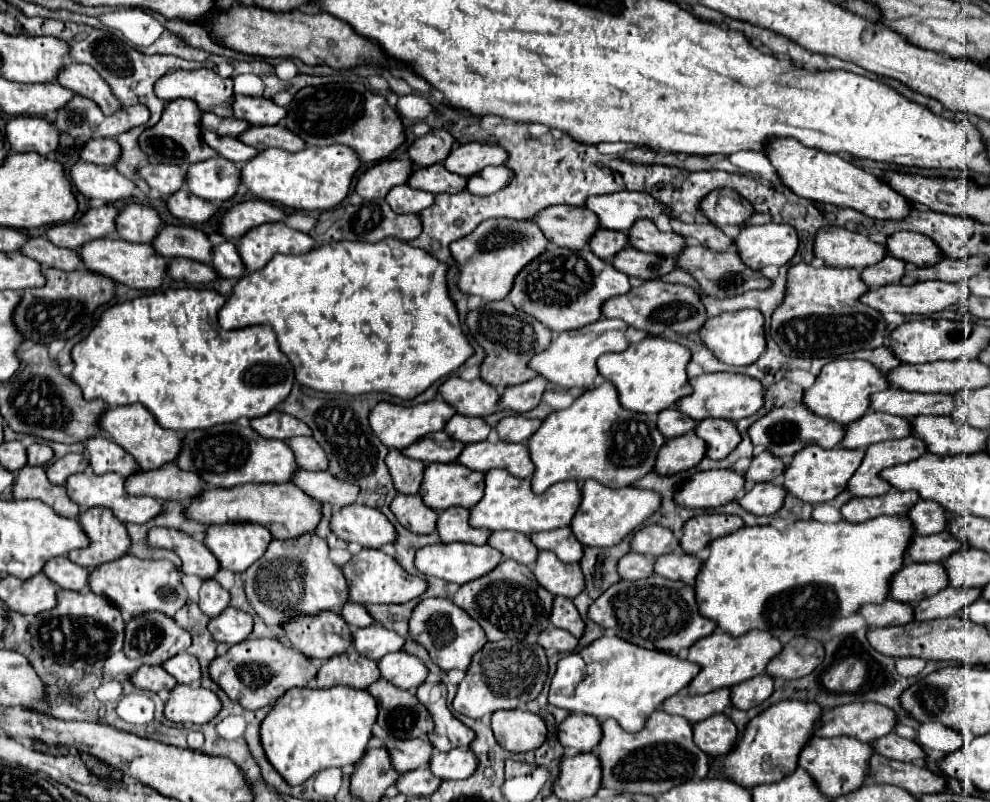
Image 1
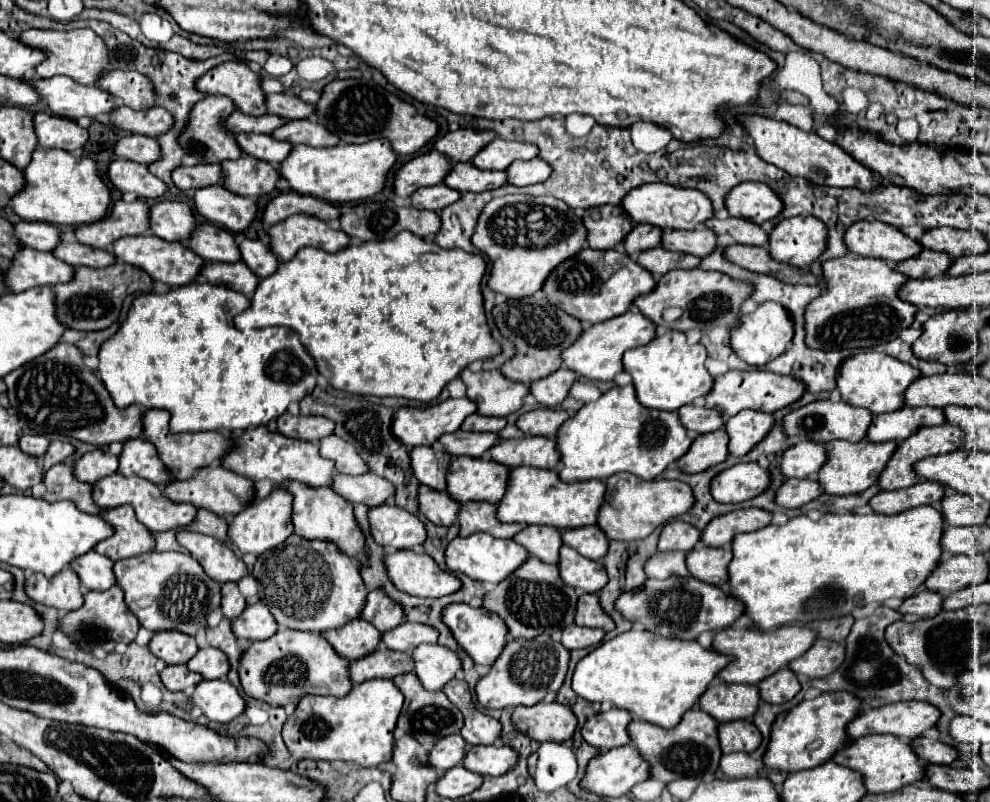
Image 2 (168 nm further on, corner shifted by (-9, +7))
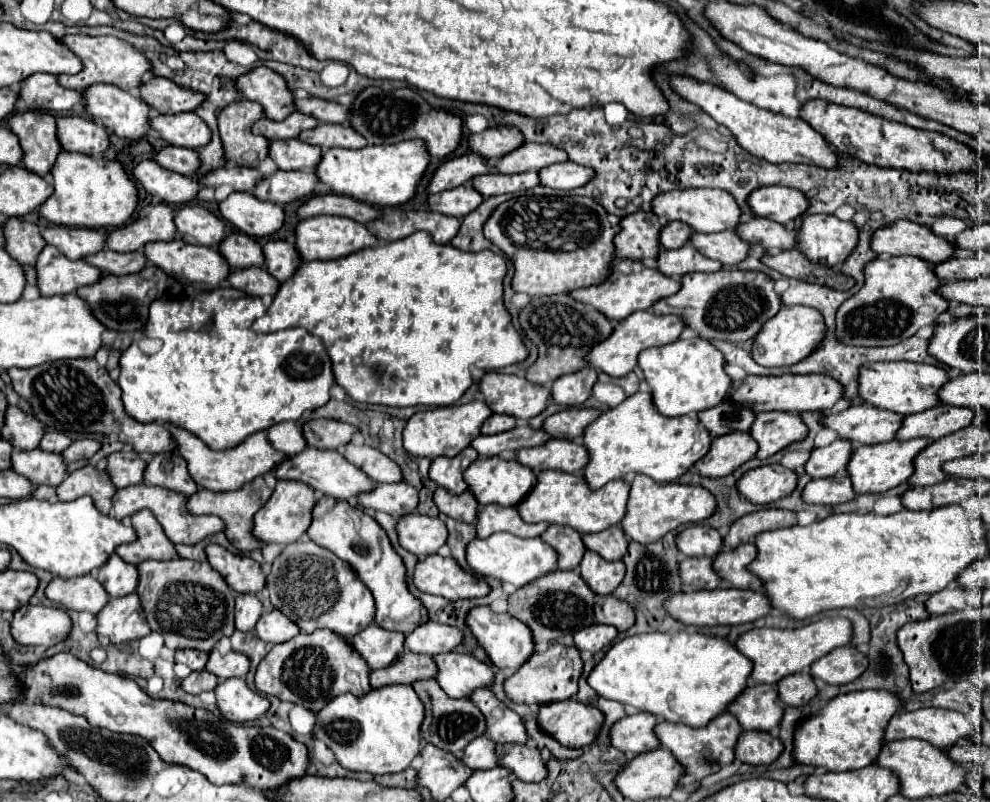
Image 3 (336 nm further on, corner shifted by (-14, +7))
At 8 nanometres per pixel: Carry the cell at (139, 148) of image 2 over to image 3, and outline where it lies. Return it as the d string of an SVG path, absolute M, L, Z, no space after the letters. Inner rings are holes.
M164 146L154 154L154 162L158 166L164 166L166 170L178 172L178 174L194 174L200 166L198 154L190 148L180 146Z

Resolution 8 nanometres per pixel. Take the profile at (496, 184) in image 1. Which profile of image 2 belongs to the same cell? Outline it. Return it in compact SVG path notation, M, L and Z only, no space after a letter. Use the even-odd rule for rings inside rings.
M533 158L529 162L517 160L505 172L509 174L509 184L515 184L515 186L545 182L551 176L551 170L549 170L547 162L541 160L541 158Z

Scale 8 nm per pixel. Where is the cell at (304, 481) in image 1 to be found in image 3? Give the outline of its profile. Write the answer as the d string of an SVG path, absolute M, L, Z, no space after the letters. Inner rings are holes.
M406 482L396 484L376 484L374 490L356 496L356 502L364 508L388 512L394 518L410 514L418 504L416 490Z

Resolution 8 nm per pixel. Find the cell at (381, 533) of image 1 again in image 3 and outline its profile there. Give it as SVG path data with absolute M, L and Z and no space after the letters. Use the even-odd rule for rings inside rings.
M412 512L398 518L396 534L400 546L422 560L430 554L436 554L436 550L446 544L448 530L442 520Z

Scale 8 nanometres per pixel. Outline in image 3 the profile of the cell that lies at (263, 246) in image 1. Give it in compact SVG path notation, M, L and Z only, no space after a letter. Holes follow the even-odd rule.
M314 216L296 224L296 250L302 260L336 260L358 252L368 246L376 246L378 240L366 230L364 224L358 224L348 218L330 218L330 216Z

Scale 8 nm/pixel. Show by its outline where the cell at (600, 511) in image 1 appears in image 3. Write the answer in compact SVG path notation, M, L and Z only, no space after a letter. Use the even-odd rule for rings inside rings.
M636 474L636 478L630 484L626 516L622 518L620 526L630 540L650 544L682 524L700 522L708 518L712 512L714 512L714 496L706 492L702 486L690 486L690 484L678 484L678 482L658 484L648 476Z

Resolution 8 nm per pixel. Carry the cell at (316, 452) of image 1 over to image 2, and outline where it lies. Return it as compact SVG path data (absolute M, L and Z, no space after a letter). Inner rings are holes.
M335 434L319 440L319 448L321 448L323 458L329 458L329 460L337 462L335 466L337 466L337 472L341 472L341 474L359 476L359 474L369 472L369 466L365 466L365 462L357 454L355 446L345 442L343 438L337 438Z

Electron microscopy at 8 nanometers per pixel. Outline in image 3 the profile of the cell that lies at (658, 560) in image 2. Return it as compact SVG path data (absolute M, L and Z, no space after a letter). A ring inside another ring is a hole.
M684 558L678 566L678 576L690 590L714 590L720 586L720 578L712 570L712 558Z

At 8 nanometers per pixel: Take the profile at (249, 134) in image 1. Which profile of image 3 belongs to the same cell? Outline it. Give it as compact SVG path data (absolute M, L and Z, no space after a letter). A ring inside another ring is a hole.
M320 122L316 128L300 132L298 138L306 144L314 144L314 146L322 148L322 152L328 148L334 148L334 146L362 148L366 144L366 140L356 130L350 130L350 126L346 126L346 124L322 124Z

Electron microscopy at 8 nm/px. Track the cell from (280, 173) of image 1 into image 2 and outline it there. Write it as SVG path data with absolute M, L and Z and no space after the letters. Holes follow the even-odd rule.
M371 140L367 144L339 144L331 148L313 148L299 144L281 164L279 172L299 194L311 194L329 202L355 202L383 192L385 178L395 162L397 154L391 148L389 140Z

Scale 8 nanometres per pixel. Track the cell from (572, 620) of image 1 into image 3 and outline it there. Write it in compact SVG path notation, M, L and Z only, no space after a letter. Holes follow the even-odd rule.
M600 596L594 604L594 620L598 624L612 624L618 632L624 632L634 624L634 612L618 598Z

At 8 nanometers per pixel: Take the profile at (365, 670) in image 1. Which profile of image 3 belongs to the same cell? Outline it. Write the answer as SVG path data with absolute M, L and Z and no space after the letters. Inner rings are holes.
M406 650L388 668L372 670L370 684L372 688L380 688L386 684L412 684L420 678L434 678L434 676L436 676L436 666L432 656L414 654Z

